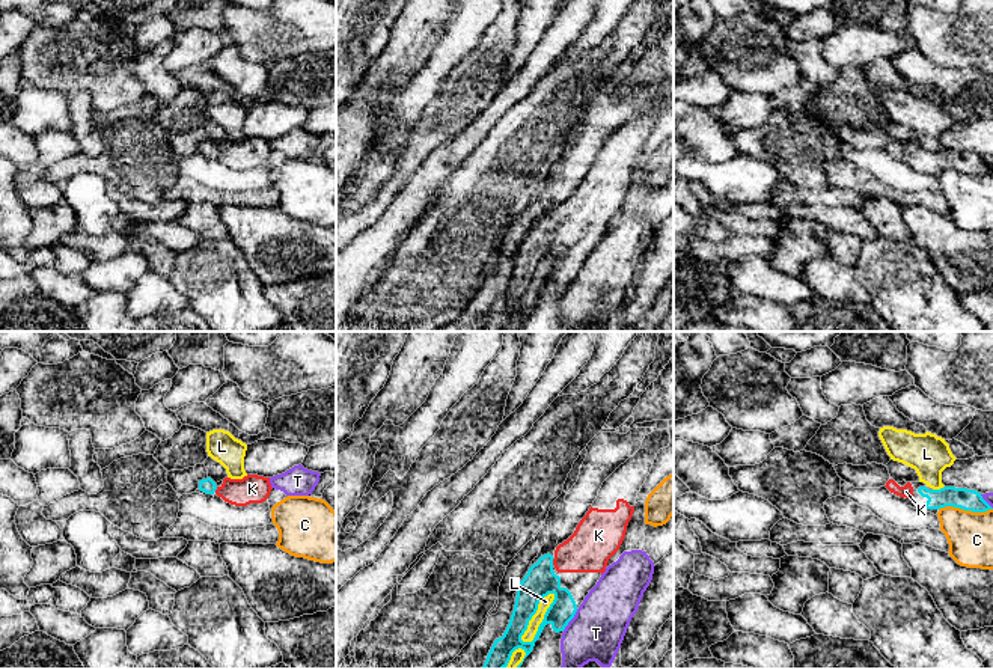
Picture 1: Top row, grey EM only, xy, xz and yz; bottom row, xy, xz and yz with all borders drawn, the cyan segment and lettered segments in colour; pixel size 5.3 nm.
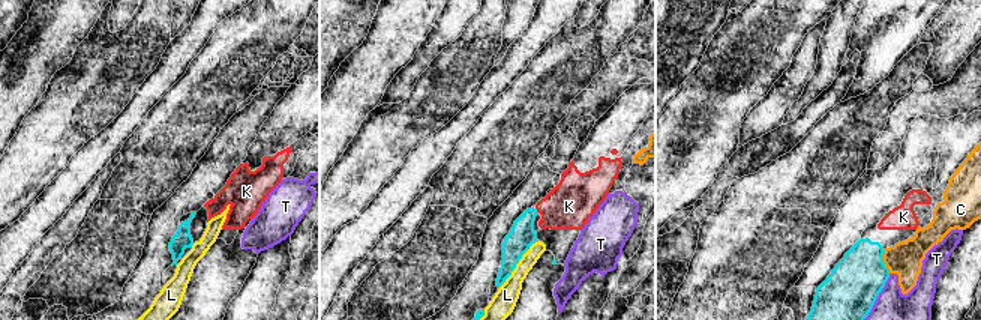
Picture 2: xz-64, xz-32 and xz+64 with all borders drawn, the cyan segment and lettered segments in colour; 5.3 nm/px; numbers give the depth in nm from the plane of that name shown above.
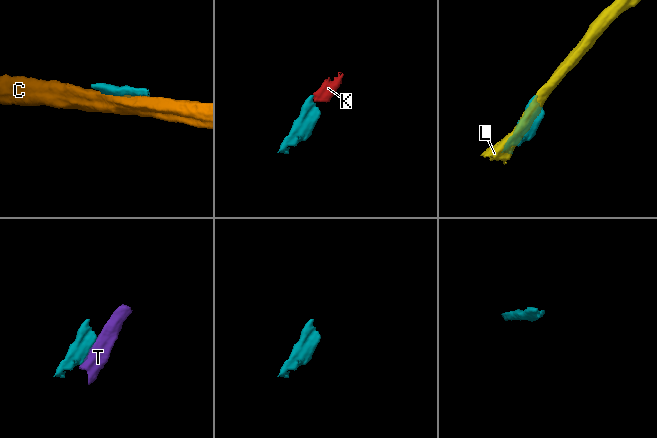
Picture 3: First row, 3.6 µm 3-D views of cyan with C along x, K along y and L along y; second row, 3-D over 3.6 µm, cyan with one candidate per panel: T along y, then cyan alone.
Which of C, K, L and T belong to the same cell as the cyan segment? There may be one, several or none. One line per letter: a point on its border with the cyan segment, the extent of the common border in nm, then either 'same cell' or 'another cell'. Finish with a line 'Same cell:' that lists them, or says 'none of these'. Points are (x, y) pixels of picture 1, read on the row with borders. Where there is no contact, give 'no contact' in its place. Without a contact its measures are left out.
C: meets cyan in yz at (966, 510); contact 280 nm long; another cell
K: meets cyan in xz at (552, 561); contact 40 nm long; same cell
L: meets cyan in xz at (543, 621); contact 320 nm long; another cell
T: meets cyan in xz at (571, 618); contact 150 nm long; another cell
Same cell: K

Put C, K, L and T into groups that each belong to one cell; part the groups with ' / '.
C / K / L / T

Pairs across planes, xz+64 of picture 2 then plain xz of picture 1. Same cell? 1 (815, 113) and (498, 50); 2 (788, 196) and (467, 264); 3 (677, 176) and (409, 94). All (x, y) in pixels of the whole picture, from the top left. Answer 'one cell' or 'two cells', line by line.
1: two cells
2: one cell
3: one cell

